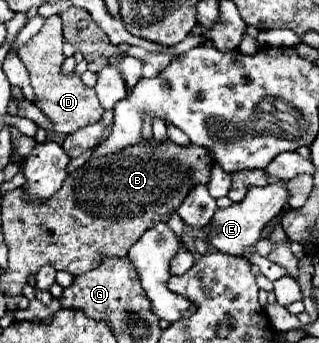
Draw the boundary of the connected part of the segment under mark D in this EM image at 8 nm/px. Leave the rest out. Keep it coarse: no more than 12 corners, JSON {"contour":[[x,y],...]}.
{"contour":[[49,16],[19,58],[53,130],[99,122],[95,90],[59,74],[61,18]]}

